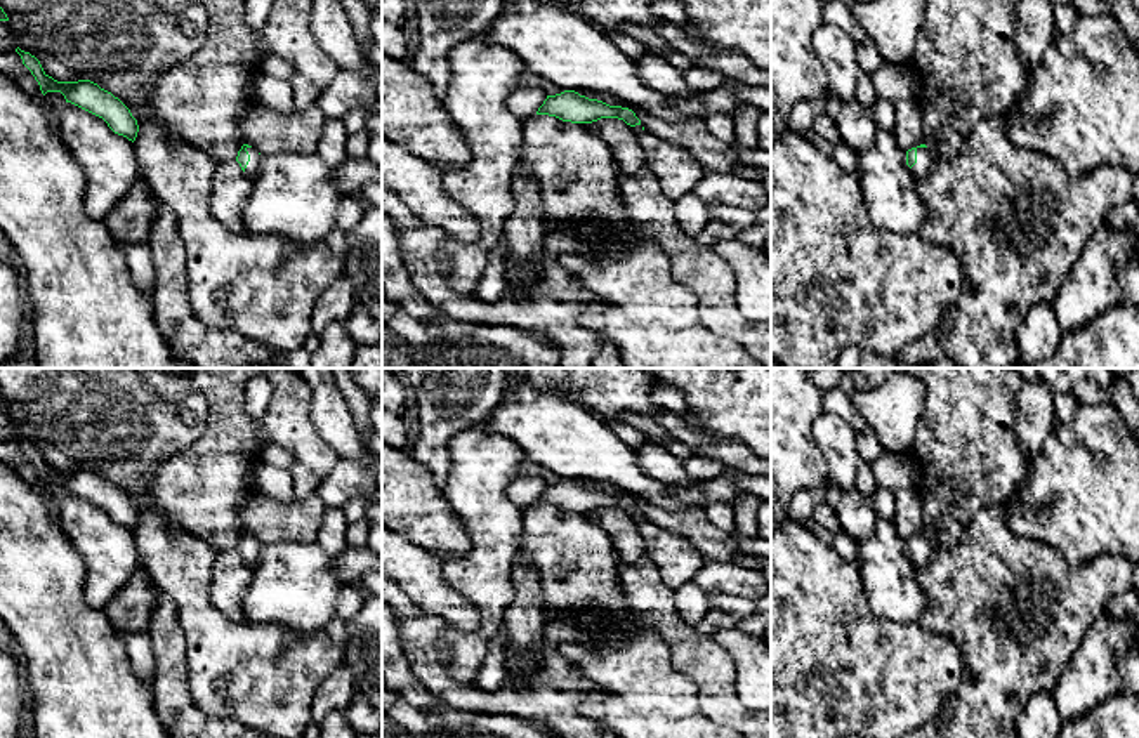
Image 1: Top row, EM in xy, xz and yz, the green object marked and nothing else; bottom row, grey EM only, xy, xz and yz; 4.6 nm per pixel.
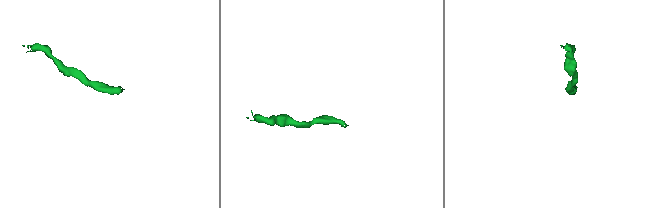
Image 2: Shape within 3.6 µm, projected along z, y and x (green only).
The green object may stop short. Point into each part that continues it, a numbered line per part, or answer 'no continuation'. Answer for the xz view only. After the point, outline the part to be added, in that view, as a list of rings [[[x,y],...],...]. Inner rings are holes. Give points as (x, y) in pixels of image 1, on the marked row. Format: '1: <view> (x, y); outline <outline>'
1: xz (678, 172); outline [[[642,125],[632,128],[639,134],[646,165],[658,177],[662,191],[672,200],[693,193],[707,174],[703,167],[684,149],[674,148],[670,142],[646,132]]]

